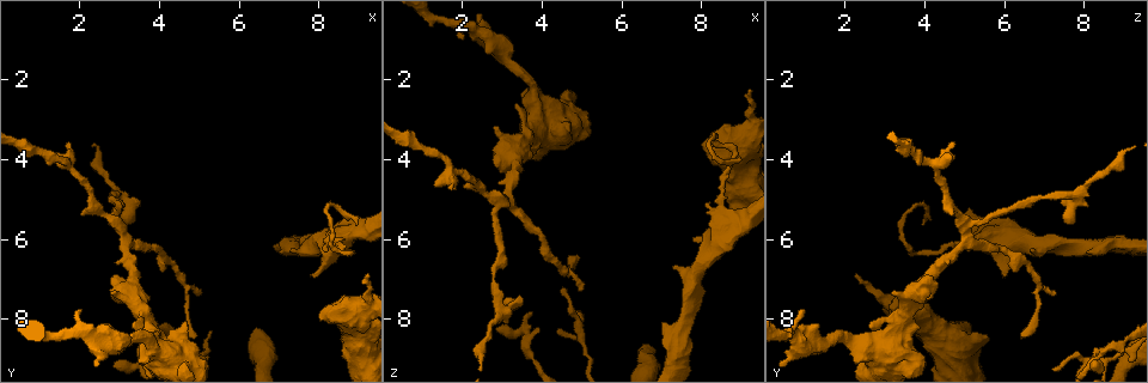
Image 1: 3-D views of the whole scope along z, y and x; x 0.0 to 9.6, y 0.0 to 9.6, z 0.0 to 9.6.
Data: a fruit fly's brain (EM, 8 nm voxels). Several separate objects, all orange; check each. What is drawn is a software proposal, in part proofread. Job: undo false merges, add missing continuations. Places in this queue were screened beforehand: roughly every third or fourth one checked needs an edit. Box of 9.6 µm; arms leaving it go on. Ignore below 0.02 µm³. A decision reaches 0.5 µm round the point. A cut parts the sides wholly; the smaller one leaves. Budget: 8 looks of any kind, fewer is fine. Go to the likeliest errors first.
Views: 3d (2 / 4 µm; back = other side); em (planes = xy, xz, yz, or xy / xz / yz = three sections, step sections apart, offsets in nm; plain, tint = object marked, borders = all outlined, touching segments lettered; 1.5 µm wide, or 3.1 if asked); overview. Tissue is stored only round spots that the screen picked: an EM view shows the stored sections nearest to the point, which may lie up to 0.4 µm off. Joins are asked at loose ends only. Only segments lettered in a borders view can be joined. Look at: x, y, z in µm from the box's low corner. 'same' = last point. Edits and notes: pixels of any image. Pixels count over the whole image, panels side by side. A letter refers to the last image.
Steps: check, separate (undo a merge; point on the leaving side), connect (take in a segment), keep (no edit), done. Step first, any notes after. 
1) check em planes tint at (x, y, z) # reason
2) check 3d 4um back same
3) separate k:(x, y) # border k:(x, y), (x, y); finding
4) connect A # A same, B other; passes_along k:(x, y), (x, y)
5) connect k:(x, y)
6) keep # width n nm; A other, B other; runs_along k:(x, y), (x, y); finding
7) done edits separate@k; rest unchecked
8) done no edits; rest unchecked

check em 3.1um planes borders at (5.00, 7.35, 7.30) # thin end

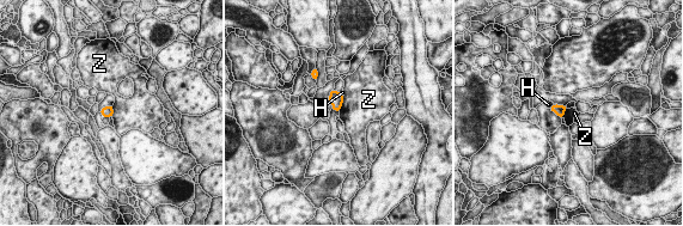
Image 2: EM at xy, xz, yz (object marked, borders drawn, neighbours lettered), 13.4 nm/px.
keep # width 140 nm; H other, Z other; border 2:(343, 96), (343, 102), (339, 110); no lettered segment goes on from it

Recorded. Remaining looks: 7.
check 3d 4um back at (4.95, 9.05, 8.45) # a fork

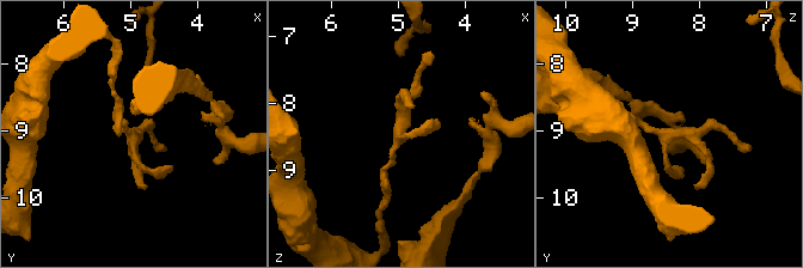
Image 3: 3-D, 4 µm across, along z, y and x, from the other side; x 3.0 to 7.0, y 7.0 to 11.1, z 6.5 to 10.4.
check em planes tint at (4.95, 9.00, 8.45) # shape alone is not enough

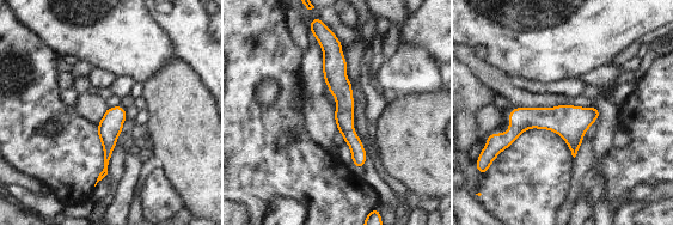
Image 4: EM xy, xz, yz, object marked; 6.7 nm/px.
check em planes borders same # see the neighbours

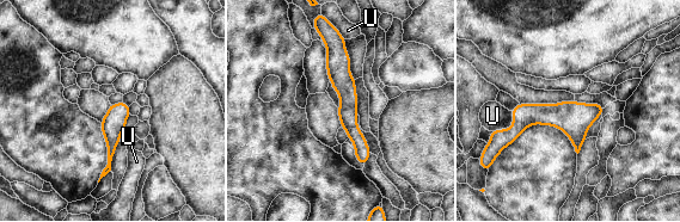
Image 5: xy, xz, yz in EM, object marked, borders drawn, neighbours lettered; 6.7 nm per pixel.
keep # width 140 nm; U other; border 5:(513, 111), (513, 124), (492, 131); all the same cell

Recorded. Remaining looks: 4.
check em yz step 8 tint at (8.45, 6.05, 4.90) # sudden change in width

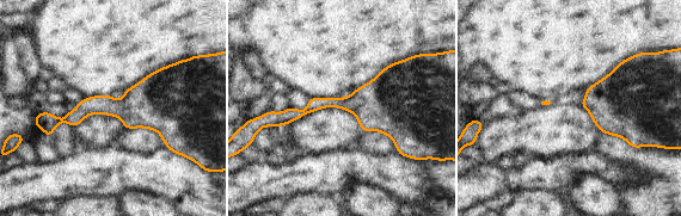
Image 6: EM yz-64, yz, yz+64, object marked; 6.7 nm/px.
check em yz step 8 borders same

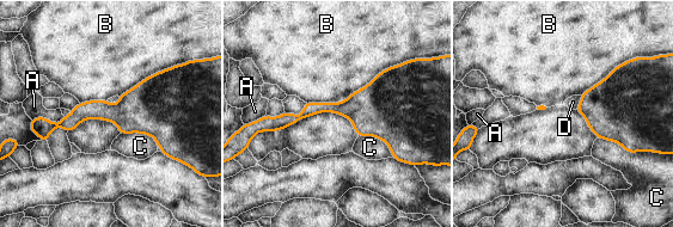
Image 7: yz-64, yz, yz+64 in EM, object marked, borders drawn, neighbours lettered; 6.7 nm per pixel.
keep # A other, B other, C other, D other; runs_along 7:(372, 109), (311, 108), (236, 140); continuous, no second cell

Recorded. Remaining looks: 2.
done no edits; rest unchecked

